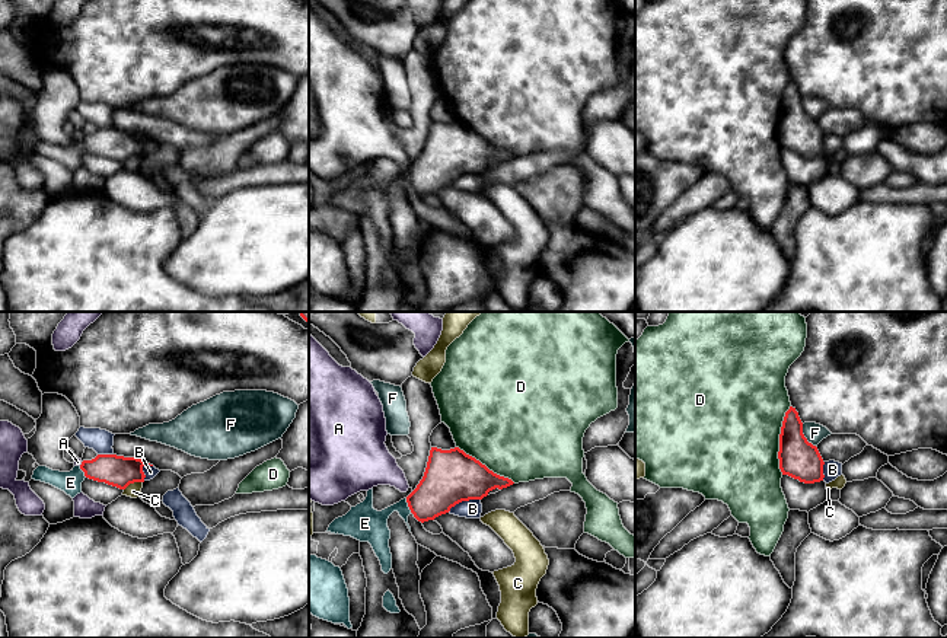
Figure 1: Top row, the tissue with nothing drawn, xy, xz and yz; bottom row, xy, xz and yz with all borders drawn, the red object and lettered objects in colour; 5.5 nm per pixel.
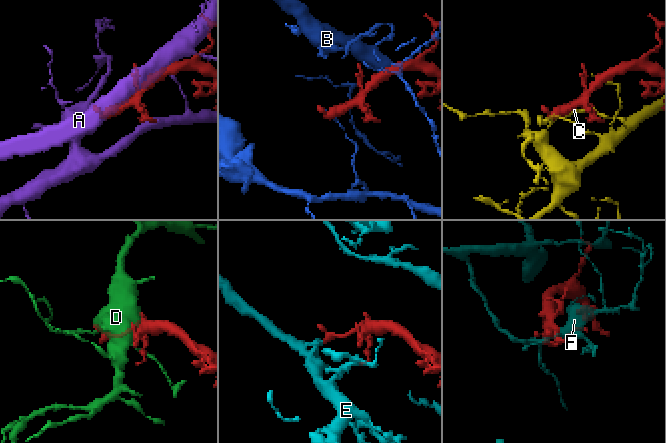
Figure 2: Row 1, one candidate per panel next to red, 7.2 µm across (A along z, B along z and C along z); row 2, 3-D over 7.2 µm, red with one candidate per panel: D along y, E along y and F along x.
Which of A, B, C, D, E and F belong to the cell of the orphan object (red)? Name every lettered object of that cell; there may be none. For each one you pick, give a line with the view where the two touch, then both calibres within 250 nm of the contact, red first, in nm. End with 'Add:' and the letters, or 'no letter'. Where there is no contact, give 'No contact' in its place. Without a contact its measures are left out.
E: Touches red in xz. Thickness 260 nm (red) against 190 nm
Add: E

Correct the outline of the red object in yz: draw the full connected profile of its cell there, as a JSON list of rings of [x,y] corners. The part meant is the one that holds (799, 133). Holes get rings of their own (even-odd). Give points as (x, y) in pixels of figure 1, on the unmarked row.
[[[795,82],[785,86],[779,108],[779,143],[804,157],[823,154],[823,133],[816,119],[803,108],[803,96]]]

